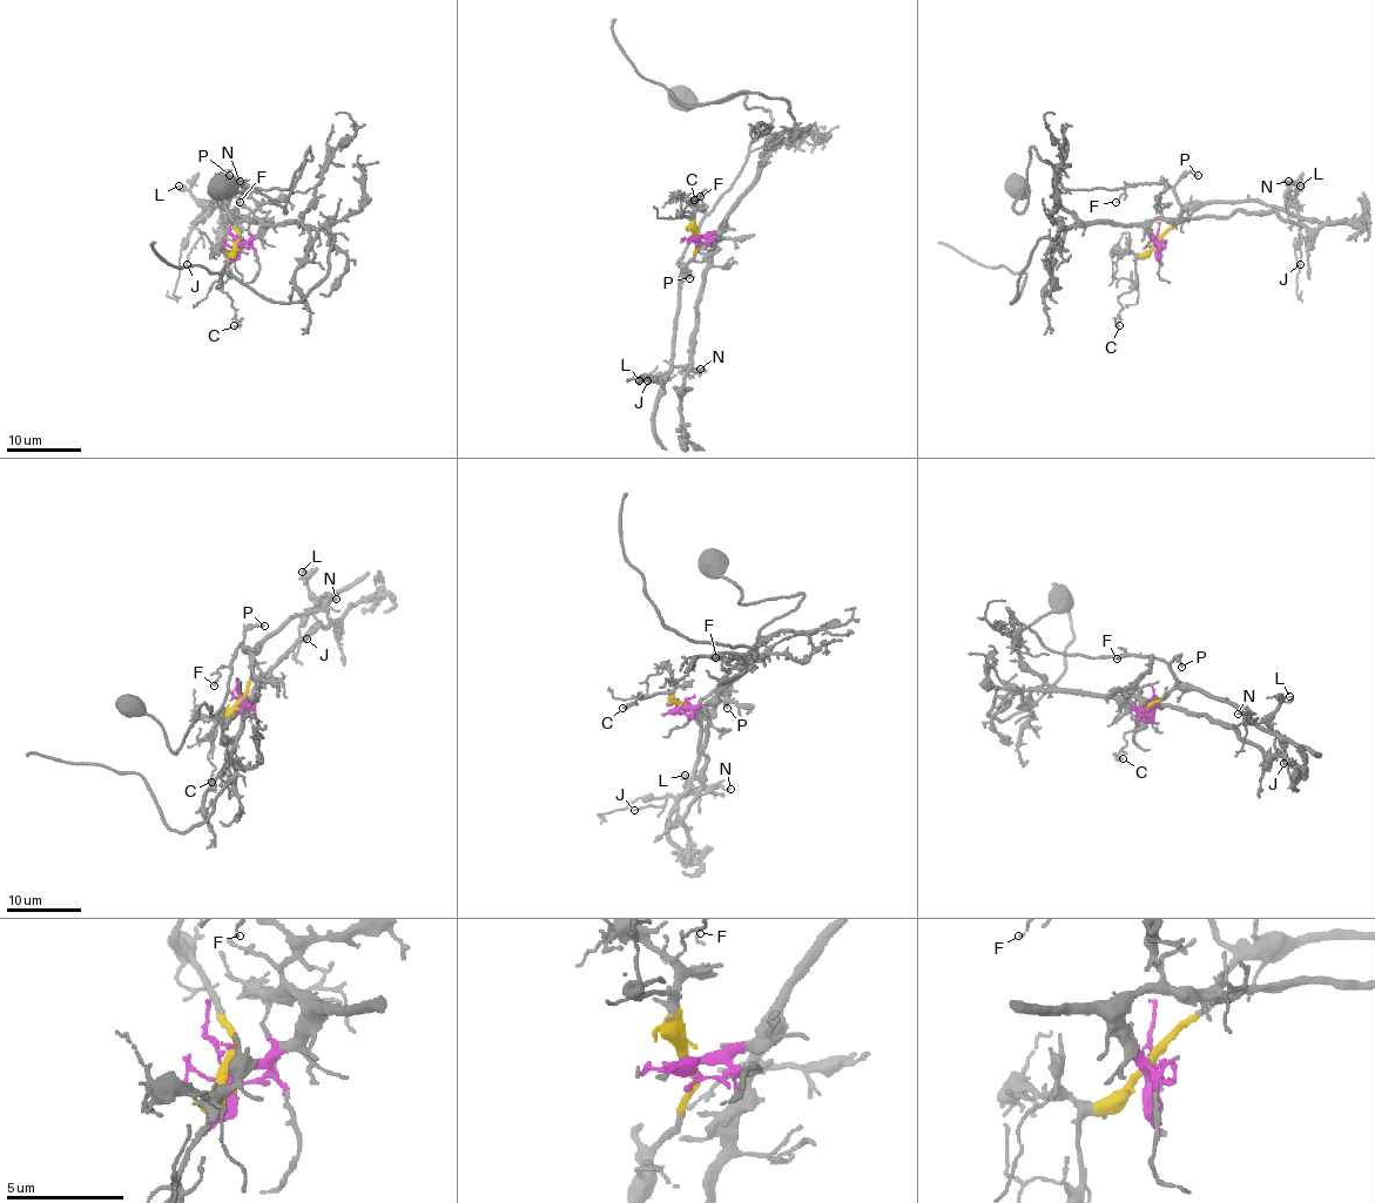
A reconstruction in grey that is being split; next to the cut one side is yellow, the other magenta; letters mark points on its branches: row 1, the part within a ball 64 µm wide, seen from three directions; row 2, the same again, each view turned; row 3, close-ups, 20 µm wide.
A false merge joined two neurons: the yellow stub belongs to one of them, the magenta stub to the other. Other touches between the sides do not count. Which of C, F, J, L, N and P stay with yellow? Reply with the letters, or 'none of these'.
C, F, J, L, N, P

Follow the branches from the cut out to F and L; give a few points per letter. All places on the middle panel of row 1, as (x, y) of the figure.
F: (698, 237), (699, 247), (686, 264), (681, 259), (705, 214), (698, 204), (701, 197)
L: (698, 237), (699, 247), (685, 268), (679, 288), (673, 367), (667, 374), (640, 380)

